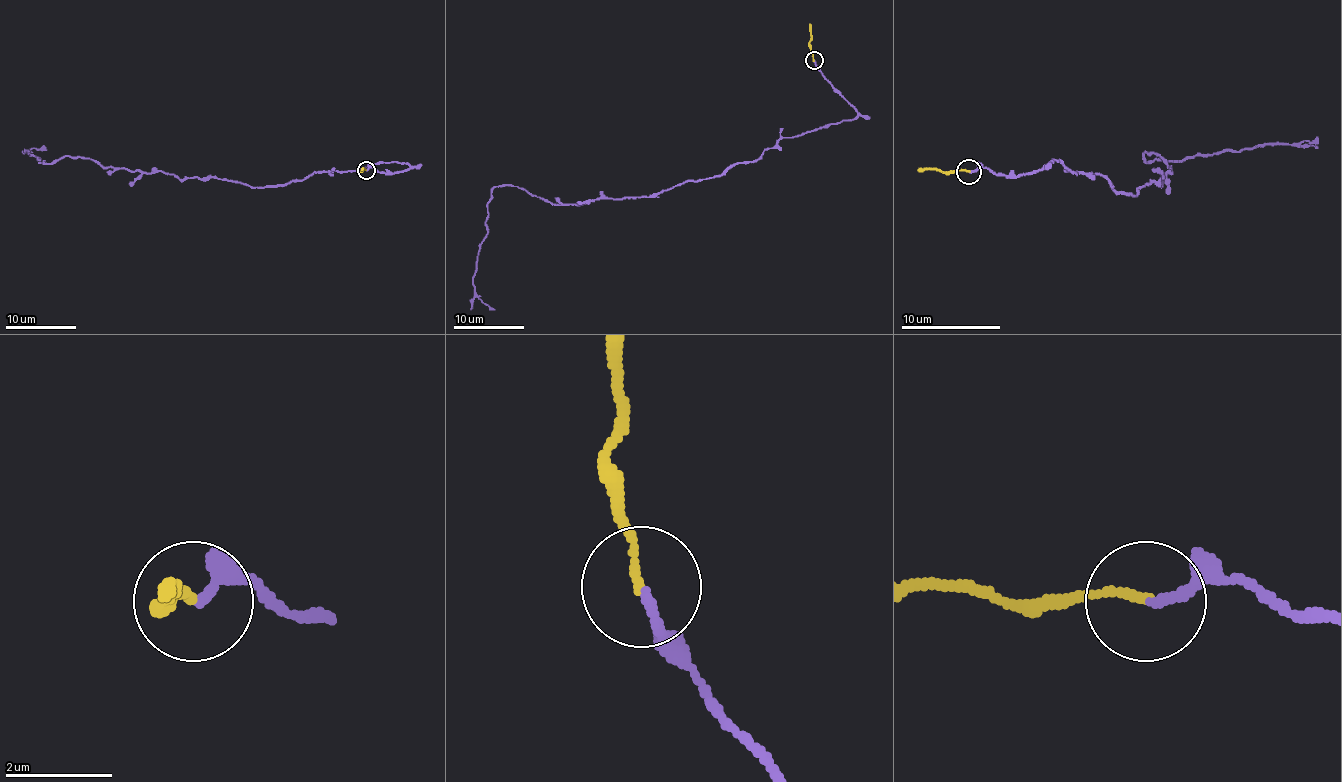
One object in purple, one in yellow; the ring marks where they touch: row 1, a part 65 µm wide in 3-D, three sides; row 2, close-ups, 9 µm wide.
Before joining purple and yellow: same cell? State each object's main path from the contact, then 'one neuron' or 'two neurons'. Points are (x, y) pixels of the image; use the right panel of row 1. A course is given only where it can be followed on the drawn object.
purple runs (968, 172), (1030, 175), (1057, 160), (1129, 194), (1172, 172), (1144, 152), (1147, 162), (1318, 140); yellow runs (968, 172), (918, 170); two neurons

